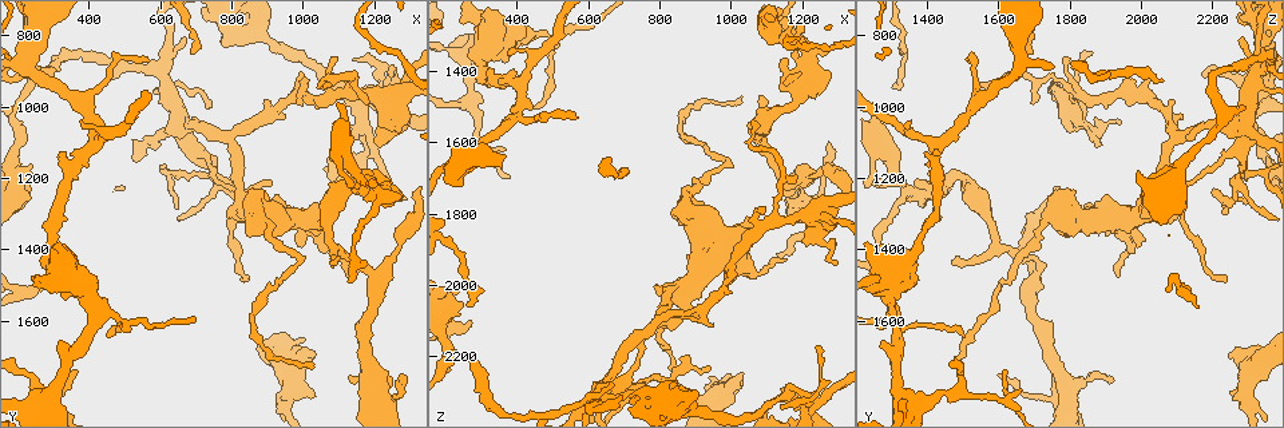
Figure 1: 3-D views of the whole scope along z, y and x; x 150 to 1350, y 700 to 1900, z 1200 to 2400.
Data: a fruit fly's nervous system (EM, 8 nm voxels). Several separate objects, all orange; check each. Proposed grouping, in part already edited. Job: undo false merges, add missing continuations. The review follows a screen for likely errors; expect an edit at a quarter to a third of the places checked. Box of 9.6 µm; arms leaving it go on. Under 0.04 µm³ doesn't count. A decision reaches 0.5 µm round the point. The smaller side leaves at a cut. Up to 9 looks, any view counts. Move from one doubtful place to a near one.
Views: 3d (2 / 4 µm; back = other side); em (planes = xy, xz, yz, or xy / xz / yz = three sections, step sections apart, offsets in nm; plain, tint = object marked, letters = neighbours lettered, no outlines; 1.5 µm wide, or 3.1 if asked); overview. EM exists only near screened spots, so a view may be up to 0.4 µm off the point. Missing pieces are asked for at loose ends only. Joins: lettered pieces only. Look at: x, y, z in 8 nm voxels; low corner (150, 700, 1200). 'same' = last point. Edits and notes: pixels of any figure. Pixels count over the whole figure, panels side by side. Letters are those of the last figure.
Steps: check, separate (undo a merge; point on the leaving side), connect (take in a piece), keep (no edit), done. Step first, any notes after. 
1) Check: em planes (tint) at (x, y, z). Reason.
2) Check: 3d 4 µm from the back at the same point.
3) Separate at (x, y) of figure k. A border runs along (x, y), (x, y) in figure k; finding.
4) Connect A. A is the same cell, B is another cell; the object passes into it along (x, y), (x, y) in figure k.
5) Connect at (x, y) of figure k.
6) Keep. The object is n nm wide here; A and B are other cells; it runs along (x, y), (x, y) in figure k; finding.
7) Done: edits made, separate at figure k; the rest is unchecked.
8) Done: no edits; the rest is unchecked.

Check: em yz step 4 (letters) at (890, 1300, 1980). Sudden change in width.

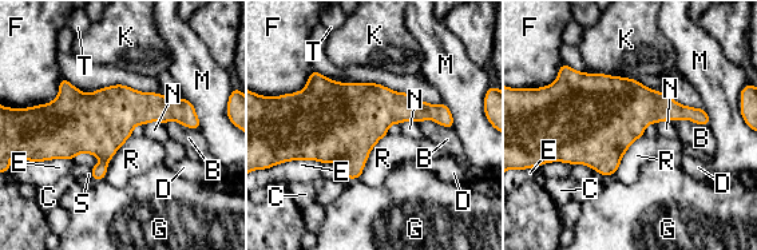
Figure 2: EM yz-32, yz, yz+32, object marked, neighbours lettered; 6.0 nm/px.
Check: em planes (letters) at the same point. Another direction.

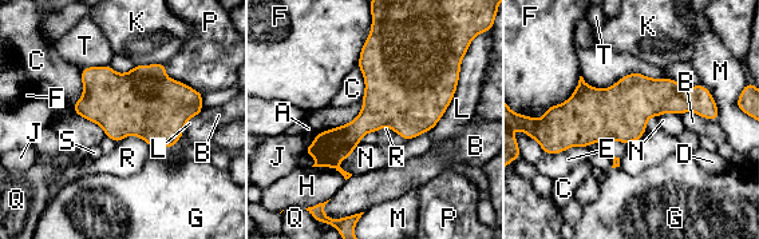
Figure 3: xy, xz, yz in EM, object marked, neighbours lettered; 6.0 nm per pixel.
Keep. A, B, C, D, E, F, G, H, J, K, L, M, N, P, Q, R, S and T are other cells; a border runs along (82, 68), (82, 96), (71, 108) in figure 3; all the same neuron.

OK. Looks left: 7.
Check: 3d 4 µm at (1150, 970, 2320). A fork.

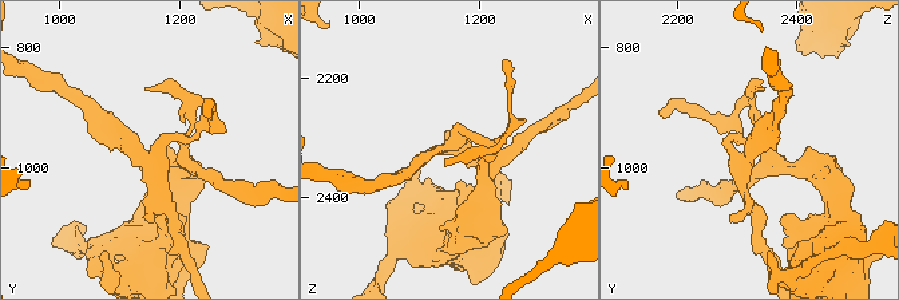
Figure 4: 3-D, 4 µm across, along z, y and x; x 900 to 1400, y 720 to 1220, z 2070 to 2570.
Check: em planes (tint) at (1145, 975, 2315). 3 arms meet here; now the EM.

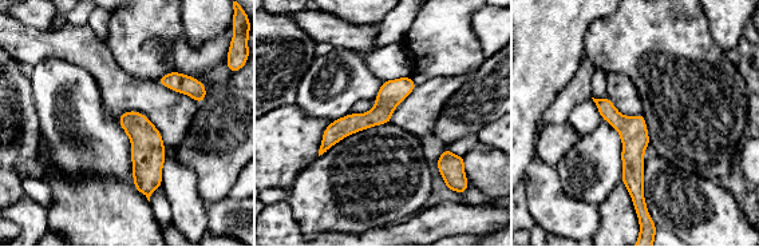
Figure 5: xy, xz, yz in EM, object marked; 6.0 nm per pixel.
Check: em planes (letters) at the same point.

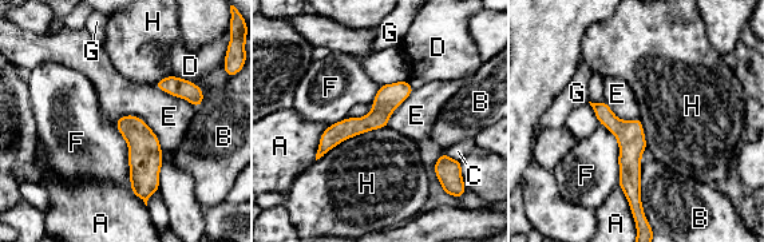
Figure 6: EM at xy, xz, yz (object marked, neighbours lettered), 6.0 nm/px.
Keep. The object is 110 nm wide here; the longest contact is with H, 480 nm; A, B, C, D, E, F, G and H are other cells; continuous, no second neuron.

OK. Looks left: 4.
Check: 3d 4 µm at (1230, 1010, 1810). Two arms at a narrow angle.

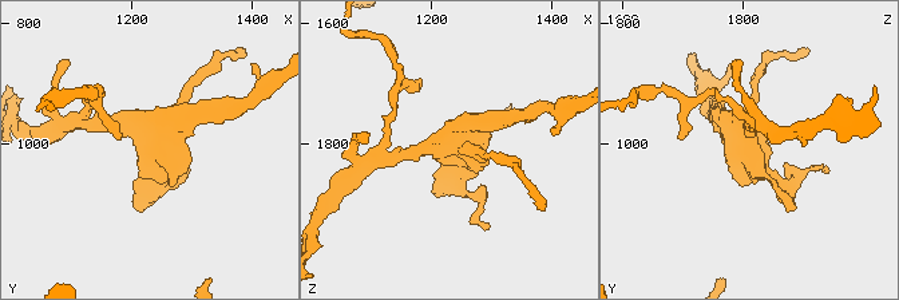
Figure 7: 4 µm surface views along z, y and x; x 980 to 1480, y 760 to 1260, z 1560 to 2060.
Check: em planes (letters) at (1230, 1005, 1805). Now the EM.

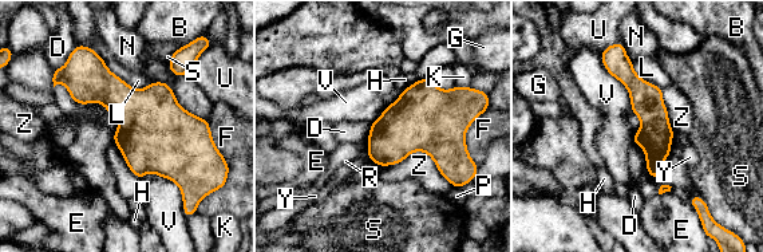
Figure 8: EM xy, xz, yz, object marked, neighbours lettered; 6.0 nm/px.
Keep. B, D, E, F, G, H, K, L, N, P, R, S, U, V, Y and Z are other cells; it runs along (621, 55), (653, 114), (655, 174) in figure 8; continuous, no second neuron.

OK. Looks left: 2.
Check: em planes (letters) at (260, 1850, 1370). Thick turns thin.

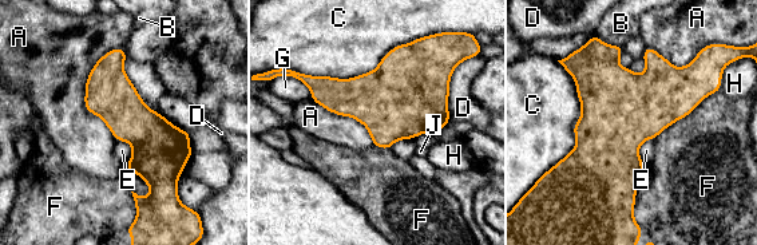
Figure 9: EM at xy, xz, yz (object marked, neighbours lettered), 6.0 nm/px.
Keep. The object is 280 nm wide here; A, B, C, D, E, F, G, H and J are other cells; a border runs along (115, 47), (84, 107), (117, 139) in figure 9; one neuron here.

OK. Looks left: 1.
Done: no edits; the rest is unchecked.

